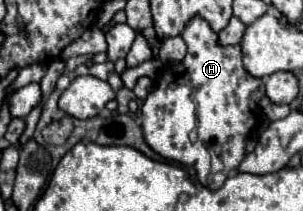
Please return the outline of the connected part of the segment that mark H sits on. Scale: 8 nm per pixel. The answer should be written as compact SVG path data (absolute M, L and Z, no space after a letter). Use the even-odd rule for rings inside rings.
M191 20L189 28L185 28L181 36L187 44L187 56L183 62L173 64L161 74L155 90L141 106L142 132L145 132L143 136L151 150L167 160L193 166L199 182L209 190L217 190L227 180L229 172L245 158L245 140L255 128L255 112L259 100L265 96L265 88L259 78L245 72L241 64L241 46L221 48L221 44L217 44L217 34L209 24L205 24L205 20ZM181 90L191 90L189 96L193 96L197 104L197 134L201 144L189 142L191 130L181 132ZM205 146L211 146L211 150L221 158L225 166L223 172L215 176L209 174L209 152Z

